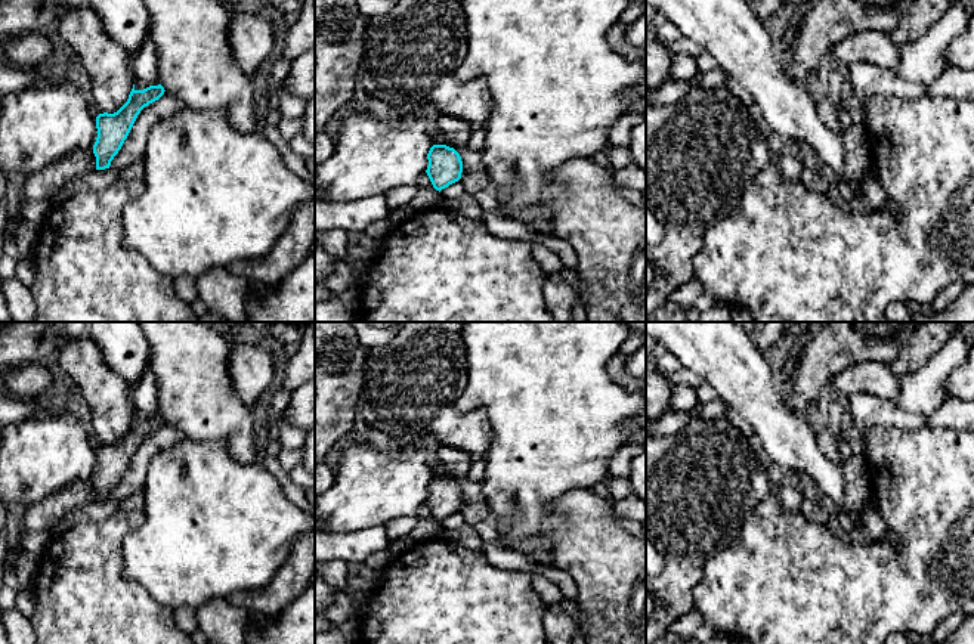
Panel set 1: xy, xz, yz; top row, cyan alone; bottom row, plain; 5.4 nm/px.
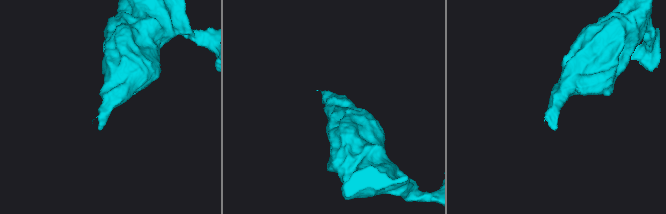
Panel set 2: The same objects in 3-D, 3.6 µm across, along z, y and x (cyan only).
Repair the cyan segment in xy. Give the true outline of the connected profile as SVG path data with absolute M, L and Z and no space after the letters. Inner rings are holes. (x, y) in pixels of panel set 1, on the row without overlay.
M133 415L127 433L117 443L103 443L96 448L98 468L92 480L74 480L41 502L27 505L22 515L22 532L50 532L72 508L93 501L109 499L111 492L121 480L140 442L158 431L164 422L161 415L149 417L143 421L136 421Z

